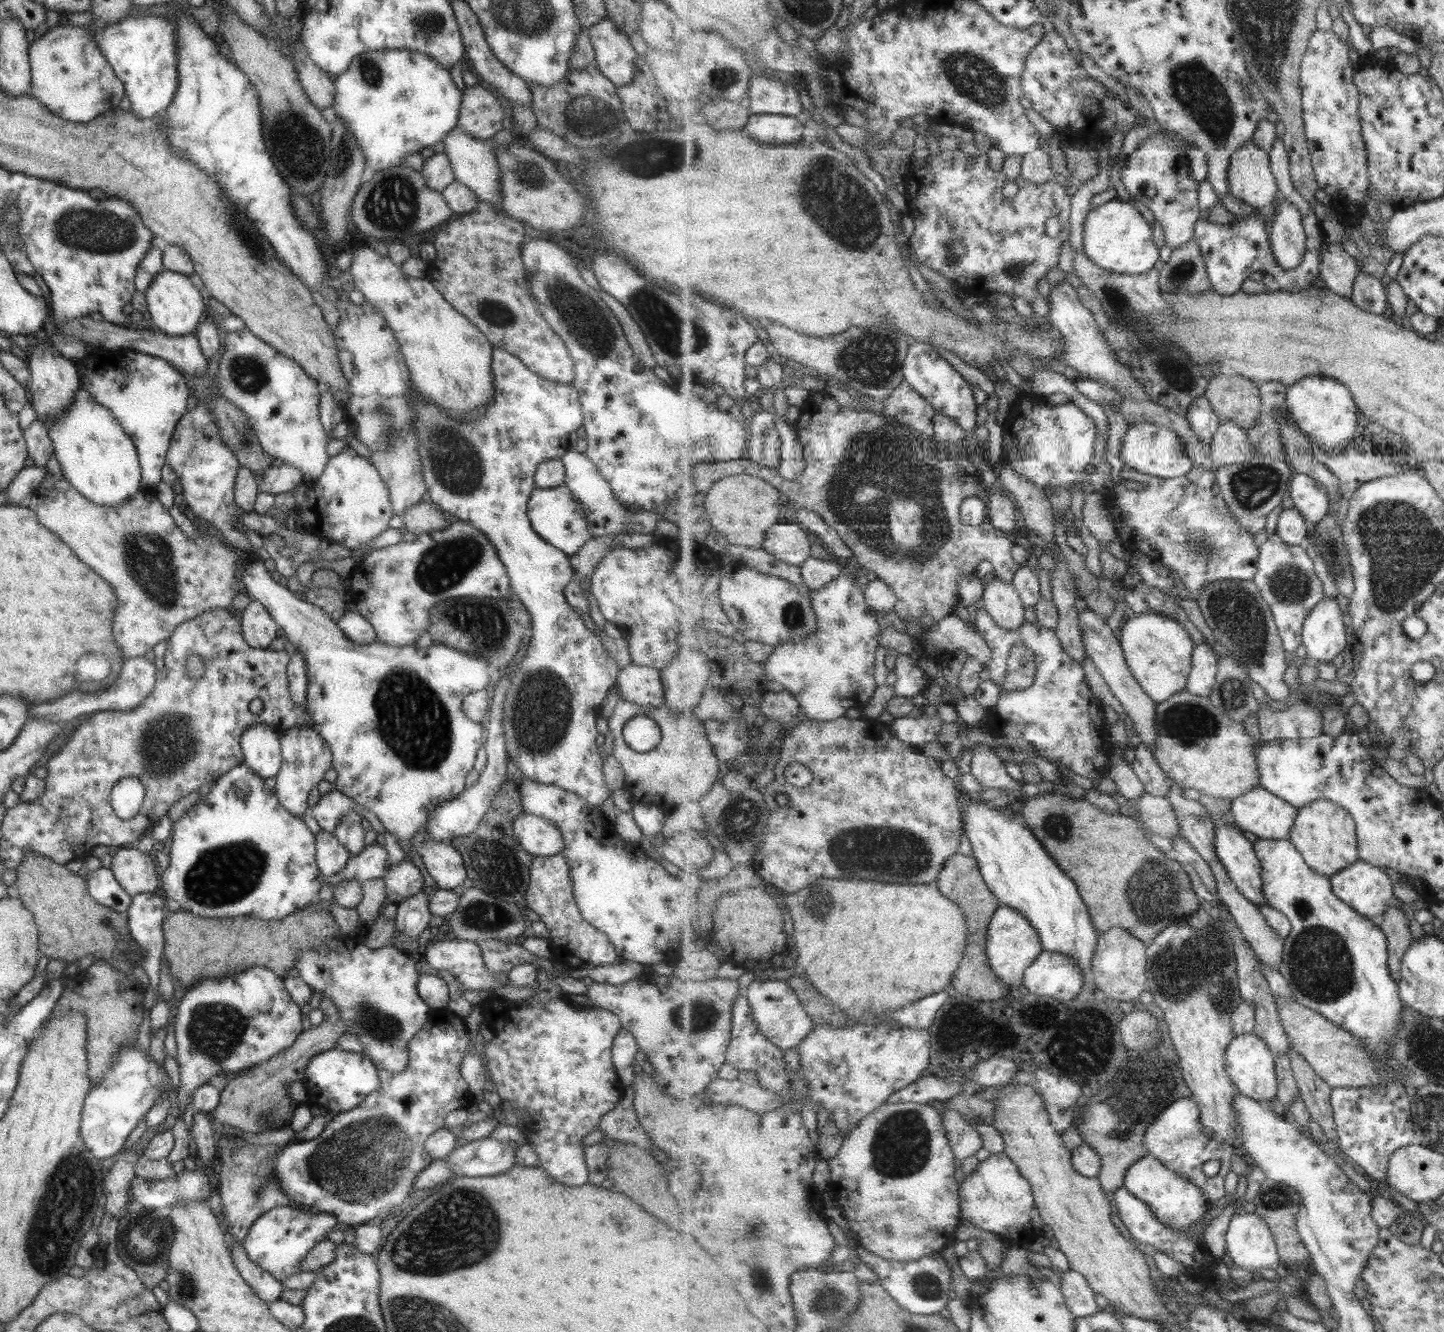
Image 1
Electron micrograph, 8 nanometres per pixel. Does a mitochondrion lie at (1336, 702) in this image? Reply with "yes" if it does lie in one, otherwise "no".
no

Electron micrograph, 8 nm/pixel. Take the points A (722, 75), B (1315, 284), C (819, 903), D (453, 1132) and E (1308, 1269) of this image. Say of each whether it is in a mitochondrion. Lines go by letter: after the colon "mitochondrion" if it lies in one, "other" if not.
A: mitochondrion
B: other
C: mitochondrion
D: other
E: other

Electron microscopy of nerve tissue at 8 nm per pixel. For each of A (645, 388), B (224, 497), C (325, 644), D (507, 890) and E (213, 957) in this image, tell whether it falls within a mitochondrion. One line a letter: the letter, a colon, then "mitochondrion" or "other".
A: other
B: other
C: other
D: mitochondrion
E: other

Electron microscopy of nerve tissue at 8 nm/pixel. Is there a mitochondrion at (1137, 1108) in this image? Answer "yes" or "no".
yes

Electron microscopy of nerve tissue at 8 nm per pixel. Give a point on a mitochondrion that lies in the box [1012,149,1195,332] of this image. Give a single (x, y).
(1117, 300)

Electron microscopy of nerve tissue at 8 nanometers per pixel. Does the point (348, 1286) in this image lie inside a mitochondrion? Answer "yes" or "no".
no

